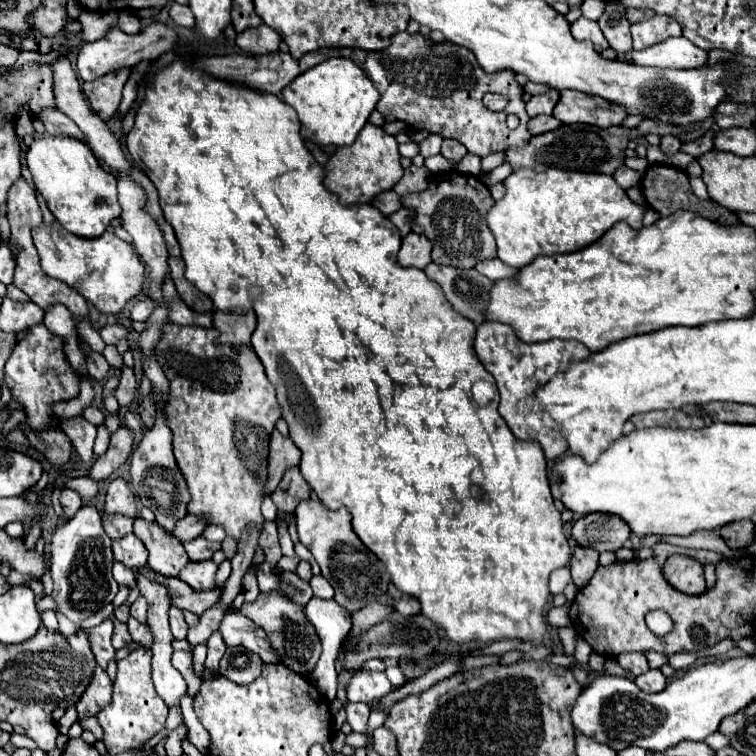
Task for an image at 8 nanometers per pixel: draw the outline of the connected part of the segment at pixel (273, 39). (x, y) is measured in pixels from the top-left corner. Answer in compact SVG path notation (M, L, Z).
M260 24L256 28L248 28L236 36L236 46L246 54L270 54L276 52L280 46L280 36L272 32L272 28Z

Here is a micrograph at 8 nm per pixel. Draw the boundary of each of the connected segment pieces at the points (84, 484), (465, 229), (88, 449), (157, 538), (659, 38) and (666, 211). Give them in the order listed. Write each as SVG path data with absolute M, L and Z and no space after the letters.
M70 478L70 480L66 480L66 484L72 484L72 486L66 486L66 488L76 490L84 502L94 500L96 494L98 494L98 484L92 478Z
M456 170L438 174L438 178L430 182L428 190L404 196L402 206L408 206L416 212L412 232L424 234L432 242L432 260L436 264L474 268L482 260L496 258L496 242L486 226L486 214L494 206L494 198L476 176L460 174Z
M78 416L78 418L70 418L70 420L62 420L60 428L70 438L70 442L76 448L82 462L92 464L92 456L94 456L92 446L94 446L94 438L96 438L96 426L90 424L88 420L84 420L82 416Z
M142 518L134 520L134 534L148 548L148 566L162 576L178 576L188 562L184 546L172 534L168 534L156 522L146 522Z
M652 16L650 20L632 24L630 30L634 38L634 50L644 50L658 42L664 42L666 38L682 36L680 24L668 16Z
M664 164L648 166L648 170L646 170L640 186L642 186L642 192L644 192L644 198L646 198L648 206L654 208L656 212L660 212L660 216L670 216L676 210L692 210L696 214L710 216L712 220L716 220L716 216L718 216L720 224L738 224L738 218L728 208L718 206L718 202L714 202L714 200L704 202L704 200L696 198L694 192L690 190L688 174L684 170L678 170L678 168L672 168L672 166L664 166Z

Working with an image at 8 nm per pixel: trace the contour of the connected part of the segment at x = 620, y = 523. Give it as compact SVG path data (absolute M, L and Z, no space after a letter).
M592 512L574 524L572 536L584 548L592 548L596 552L616 552L628 540L630 526L616 514Z

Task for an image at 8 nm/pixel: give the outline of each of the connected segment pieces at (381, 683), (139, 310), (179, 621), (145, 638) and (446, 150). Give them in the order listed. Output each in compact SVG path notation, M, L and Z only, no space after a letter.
M358 670L350 678L350 684L346 686L346 696L350 702L372 702L374 698L382 698L390 692L392 684L386 678L384 672L372 672L372 670Z
M146 298L146 300L138 300L134 306L132 306L132 312L130 312L130 318L132 320L148 320L150 318L150 314L154 312L154 308L156 308L156 302L154 300L150 300L150 298Z
M170 606L170 612L168 614L170 614L170 628L172 628L174 638L178 638L178 640L186 638L188 624L184 620L184 612L180 608L176 608L176 606Z
M130 616L128 630L130 630L130 636L132 636L134 642L138 642L140 646L146 646L146 648L152 646L152 640L154 638L152 638L152 632L150 632L150 628L146 624L142 624L142 622L138 622L136 618Z
M446 138L444 142L442 142L442 156L448 160L448 162L460 162L464 156L466 156L466 146L464 144L460 144L460 142L456 142L454 138Z

